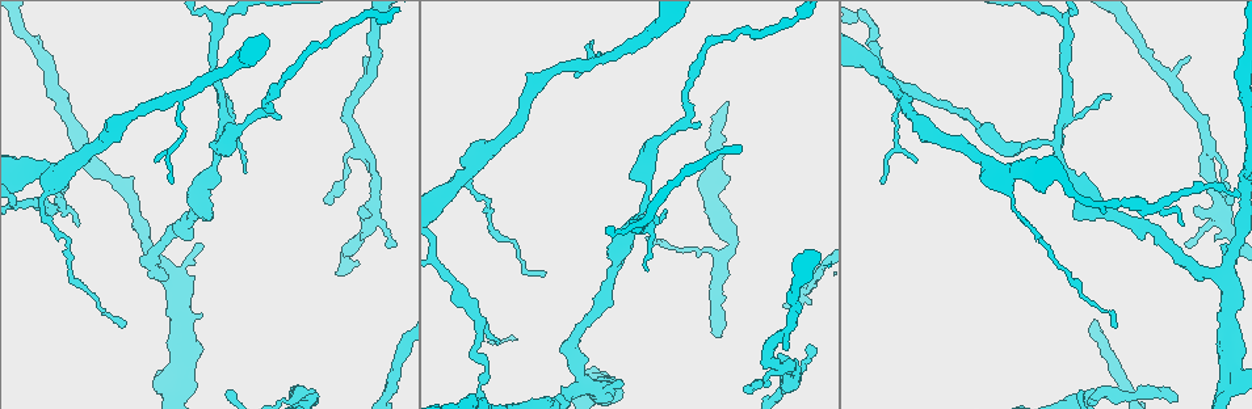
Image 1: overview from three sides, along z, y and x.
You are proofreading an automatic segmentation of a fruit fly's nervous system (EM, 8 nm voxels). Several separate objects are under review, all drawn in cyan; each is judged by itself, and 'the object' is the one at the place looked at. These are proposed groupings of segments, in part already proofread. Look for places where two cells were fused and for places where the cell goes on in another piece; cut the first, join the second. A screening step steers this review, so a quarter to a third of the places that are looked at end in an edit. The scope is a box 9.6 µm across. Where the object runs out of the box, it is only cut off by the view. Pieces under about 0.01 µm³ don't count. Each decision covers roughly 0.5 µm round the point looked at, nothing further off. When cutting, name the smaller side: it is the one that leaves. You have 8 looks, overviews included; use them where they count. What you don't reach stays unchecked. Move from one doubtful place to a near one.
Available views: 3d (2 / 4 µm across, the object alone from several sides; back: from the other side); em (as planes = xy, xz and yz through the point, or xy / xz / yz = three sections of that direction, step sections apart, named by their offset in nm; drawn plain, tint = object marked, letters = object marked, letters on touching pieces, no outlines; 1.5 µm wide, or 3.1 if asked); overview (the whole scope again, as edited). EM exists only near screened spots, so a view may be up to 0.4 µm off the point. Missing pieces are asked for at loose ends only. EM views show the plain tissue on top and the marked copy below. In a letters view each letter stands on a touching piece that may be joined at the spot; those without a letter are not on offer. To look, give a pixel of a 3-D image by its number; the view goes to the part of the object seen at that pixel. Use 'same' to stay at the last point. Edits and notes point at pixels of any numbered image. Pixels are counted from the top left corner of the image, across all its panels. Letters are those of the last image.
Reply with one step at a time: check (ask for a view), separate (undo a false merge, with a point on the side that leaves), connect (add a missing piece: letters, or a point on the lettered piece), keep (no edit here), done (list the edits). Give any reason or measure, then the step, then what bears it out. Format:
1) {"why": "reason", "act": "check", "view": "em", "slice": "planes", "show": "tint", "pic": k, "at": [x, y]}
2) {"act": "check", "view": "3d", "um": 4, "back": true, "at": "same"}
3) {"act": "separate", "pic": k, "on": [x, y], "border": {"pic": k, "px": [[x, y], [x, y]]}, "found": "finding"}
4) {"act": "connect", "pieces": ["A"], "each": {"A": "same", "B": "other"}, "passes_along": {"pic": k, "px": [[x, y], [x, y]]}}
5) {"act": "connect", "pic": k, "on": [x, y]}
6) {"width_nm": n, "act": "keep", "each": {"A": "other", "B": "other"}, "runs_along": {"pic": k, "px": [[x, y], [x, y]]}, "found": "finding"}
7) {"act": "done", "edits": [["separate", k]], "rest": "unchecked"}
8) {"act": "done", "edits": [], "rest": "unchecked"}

{"act": "check", "view": "3d", "um": 4, "pic": 1, "at": [1115, 327]}

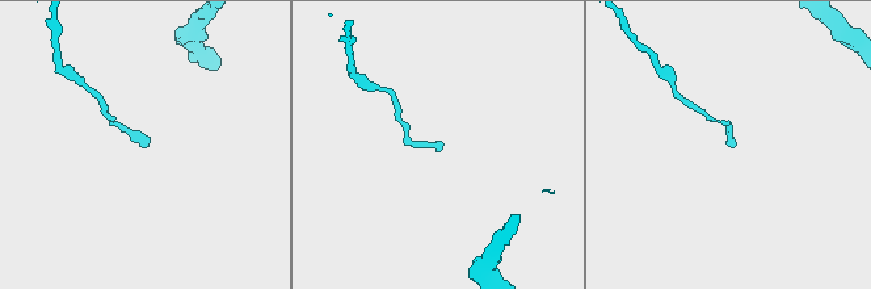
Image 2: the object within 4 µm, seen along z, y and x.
{"act": "check", "view": "em", "slice": "planes", "show": "letters", "pic": 2, "at": [439, 150]}

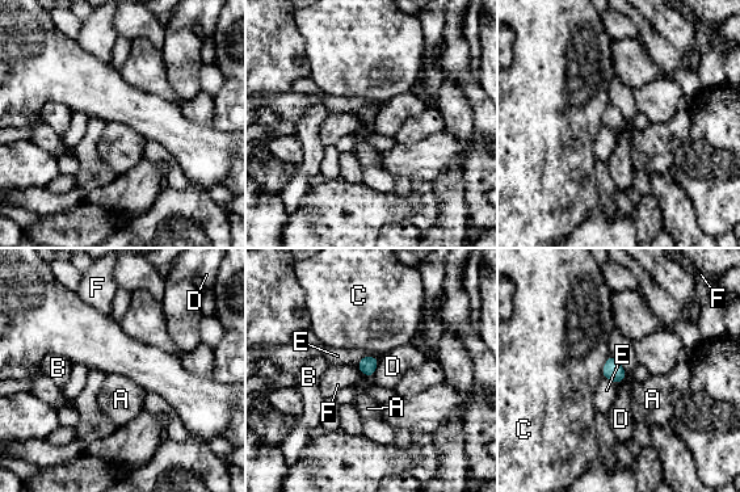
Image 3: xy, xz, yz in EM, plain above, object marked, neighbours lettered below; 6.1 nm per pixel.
{"width_nm": 110, "act": "keep", "each": {"A": "other", "B": "other", "C": "other", "D": "other", "E": "other", "F": "other"}, "border": {"pic": 3, "px": [[379, 360], [371, 378]]}, "found": "no lettered piece goes on from it"}

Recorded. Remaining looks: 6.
{"why": "branch stops here", "act": "check", "view": "em", "slice": "xy", "step": 4, "show": "tint", "pic": 1, "at": [811, 351]}

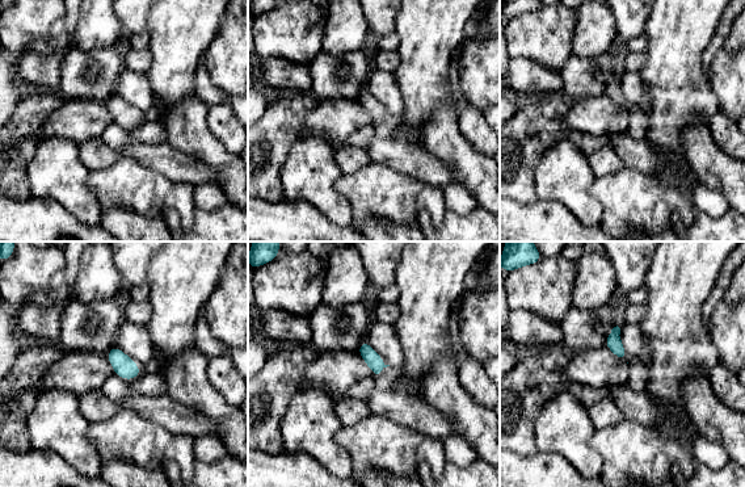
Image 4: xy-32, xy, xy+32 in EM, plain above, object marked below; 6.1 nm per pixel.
{"act": "check", "view": "em", "slice": "planes", "show": "letters", "at": "same"}

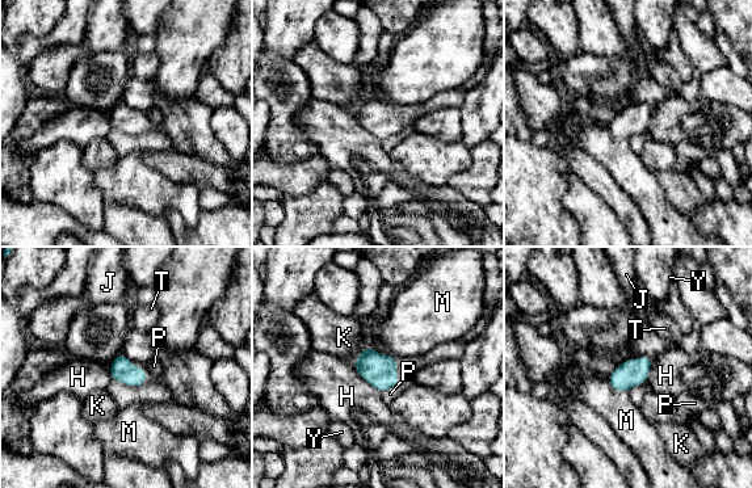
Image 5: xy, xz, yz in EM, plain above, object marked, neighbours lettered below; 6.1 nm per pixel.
{"act": "keep", "each": {"H": "other", "J": "other", "K": "other", "M": "other", "P": "other", "T": "other", "Y": "other"}, "found": "none of them fits"}

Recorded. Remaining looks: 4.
{"why": "branch stops here", "act": "check", "view": "3d", "um": 2, "back": true, "pic": 1, "at": [362, 60]}

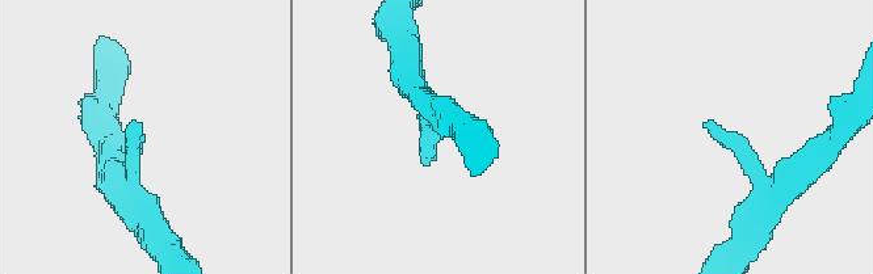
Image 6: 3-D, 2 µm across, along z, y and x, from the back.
{"act": "check", "view": "em", "slice": "planes", "show": "letters", "pic": 6, "at": [706, 126]}

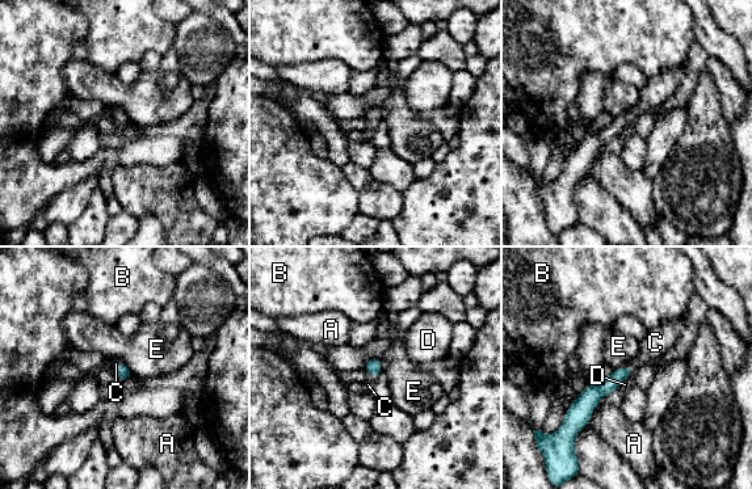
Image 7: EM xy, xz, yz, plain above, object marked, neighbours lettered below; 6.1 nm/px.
{"act": "connect", "pieces": ["C"], "each": {"A": "other", "B": "other", "C": "same", "D": "other", "E": "other"}, "passes_along": {"pic": 7, "px": [[373, 366], [372, 375], [368, 384]]}, "found": "the cell continues"}

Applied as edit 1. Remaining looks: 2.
{"act": "done", "edits": [["connect", 7]], "rest": "unchecked"}

